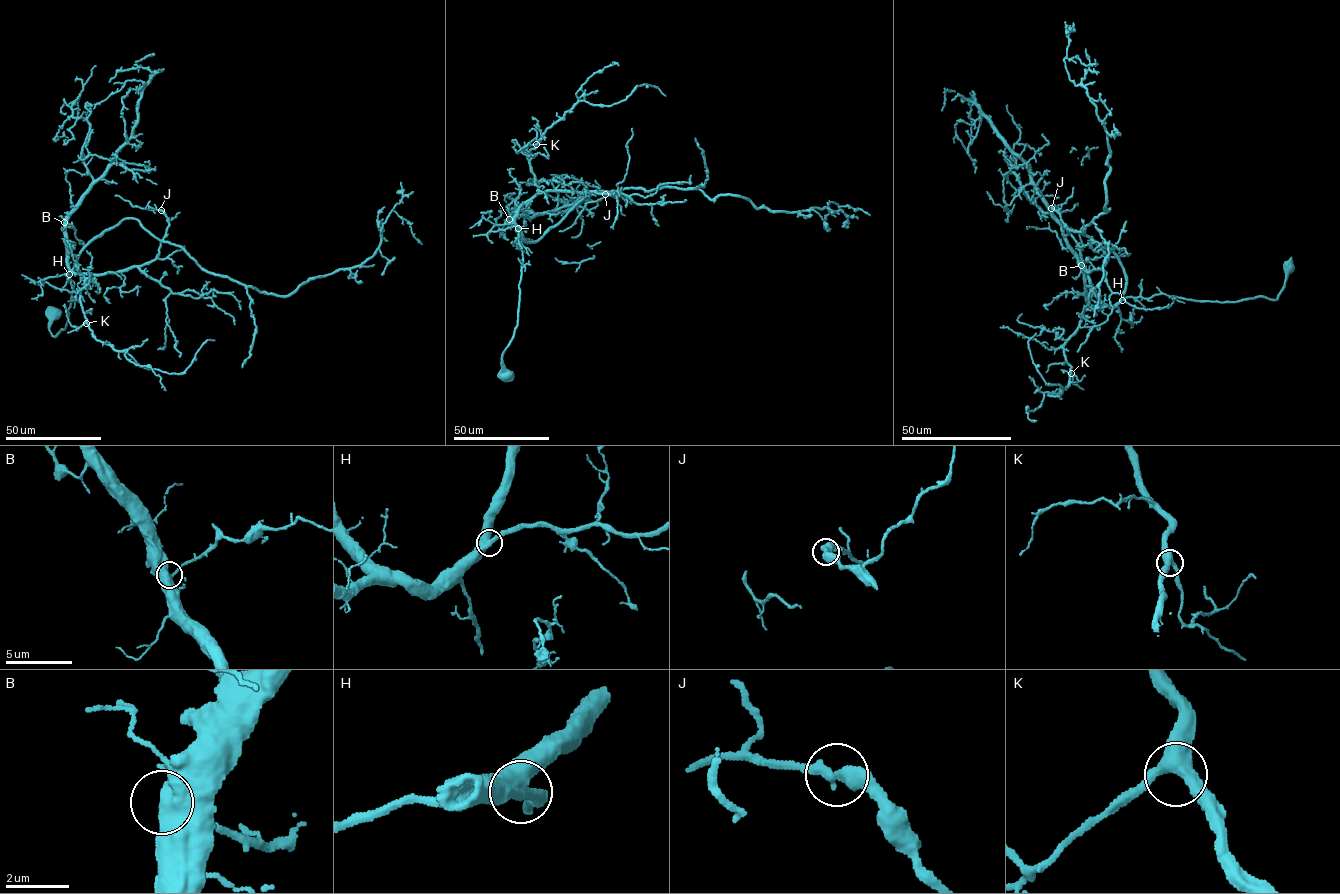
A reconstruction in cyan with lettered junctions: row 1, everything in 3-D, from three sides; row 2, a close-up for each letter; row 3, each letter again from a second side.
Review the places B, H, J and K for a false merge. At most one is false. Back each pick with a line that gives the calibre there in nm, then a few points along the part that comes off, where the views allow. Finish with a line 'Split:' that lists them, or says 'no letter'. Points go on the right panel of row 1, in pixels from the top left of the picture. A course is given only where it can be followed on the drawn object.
Split: no letter

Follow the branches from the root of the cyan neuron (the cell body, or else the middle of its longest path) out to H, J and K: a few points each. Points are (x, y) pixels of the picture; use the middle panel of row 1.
H: (505, 374), (502, 373), (502, 355), (517, 324), (519, 305), (523, 257), (518, 228)
J: (505, 374), (502, 355), (517, 324), (523, 261), (516, 212), (537, 194), (548, 191), (605, 194)
K: (505, 374), (502, 355), (517, 324), (523, 261), (514, 218), (538, 192), (528, 159), (536, 144)

